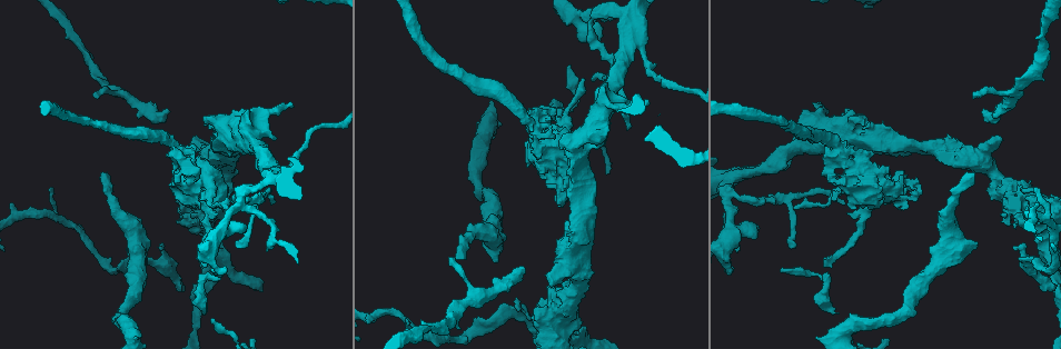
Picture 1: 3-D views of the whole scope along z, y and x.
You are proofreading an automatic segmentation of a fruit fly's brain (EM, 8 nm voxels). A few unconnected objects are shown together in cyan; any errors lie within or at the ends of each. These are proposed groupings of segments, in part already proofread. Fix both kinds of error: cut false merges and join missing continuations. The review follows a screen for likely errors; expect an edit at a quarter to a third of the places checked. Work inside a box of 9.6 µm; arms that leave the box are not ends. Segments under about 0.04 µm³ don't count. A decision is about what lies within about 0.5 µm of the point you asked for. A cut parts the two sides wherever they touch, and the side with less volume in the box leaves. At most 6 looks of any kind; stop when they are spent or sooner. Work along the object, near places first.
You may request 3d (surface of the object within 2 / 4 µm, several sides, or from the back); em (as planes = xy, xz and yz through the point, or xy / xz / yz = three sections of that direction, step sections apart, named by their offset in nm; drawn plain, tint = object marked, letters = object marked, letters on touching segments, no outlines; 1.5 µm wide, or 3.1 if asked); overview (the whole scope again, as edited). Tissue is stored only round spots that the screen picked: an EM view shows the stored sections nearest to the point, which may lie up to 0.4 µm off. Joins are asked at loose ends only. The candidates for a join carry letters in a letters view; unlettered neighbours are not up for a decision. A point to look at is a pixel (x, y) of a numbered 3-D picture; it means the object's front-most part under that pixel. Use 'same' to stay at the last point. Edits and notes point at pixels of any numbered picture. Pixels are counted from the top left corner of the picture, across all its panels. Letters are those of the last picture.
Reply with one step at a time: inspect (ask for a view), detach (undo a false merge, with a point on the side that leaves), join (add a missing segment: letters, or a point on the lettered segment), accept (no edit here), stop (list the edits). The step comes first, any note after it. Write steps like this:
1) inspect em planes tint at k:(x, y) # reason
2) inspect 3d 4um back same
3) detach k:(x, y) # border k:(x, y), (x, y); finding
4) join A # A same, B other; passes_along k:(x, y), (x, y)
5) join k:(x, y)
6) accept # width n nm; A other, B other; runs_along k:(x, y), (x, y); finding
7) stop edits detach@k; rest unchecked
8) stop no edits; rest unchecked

inspect em planes tint at 1:(974, 173) # free end

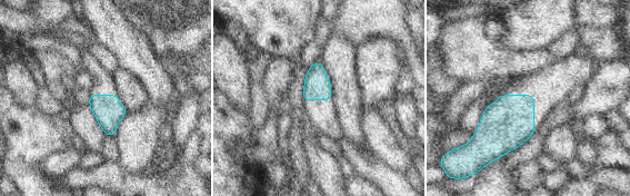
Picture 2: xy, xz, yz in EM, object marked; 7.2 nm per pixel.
inspect em planes letters same # what lies round it

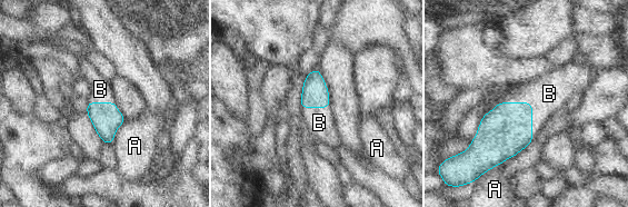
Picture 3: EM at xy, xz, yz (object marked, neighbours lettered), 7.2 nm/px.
join B # A other, B same; passes_along 3:(507, 129), (531, 107), (549, 94); it goes on there

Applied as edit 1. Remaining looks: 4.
inspect 3d 4um at 1:(273, 136) # branch stops here

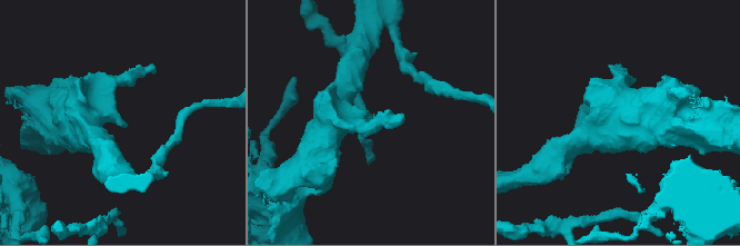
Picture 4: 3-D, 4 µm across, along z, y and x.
inspect em planes tint at 4:(123, 125)

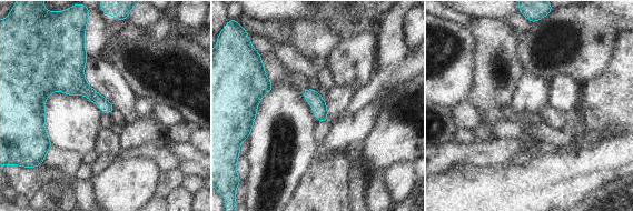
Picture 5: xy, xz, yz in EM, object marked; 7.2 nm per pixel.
inspect em planes letters same # what lies round it

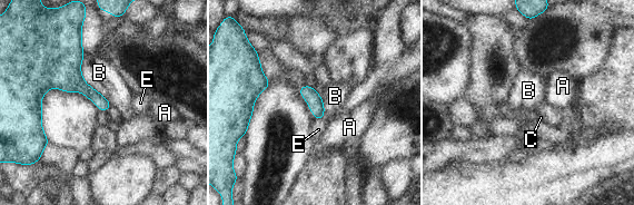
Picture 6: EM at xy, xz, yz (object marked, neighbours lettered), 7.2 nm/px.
accept # longest_contact B 420 nm; A other, B other, C other, E other; border 6:(83, 54), (82, 78), (111, 104); none of them fits

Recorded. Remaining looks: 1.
stop edits join@3; rest unchecked

